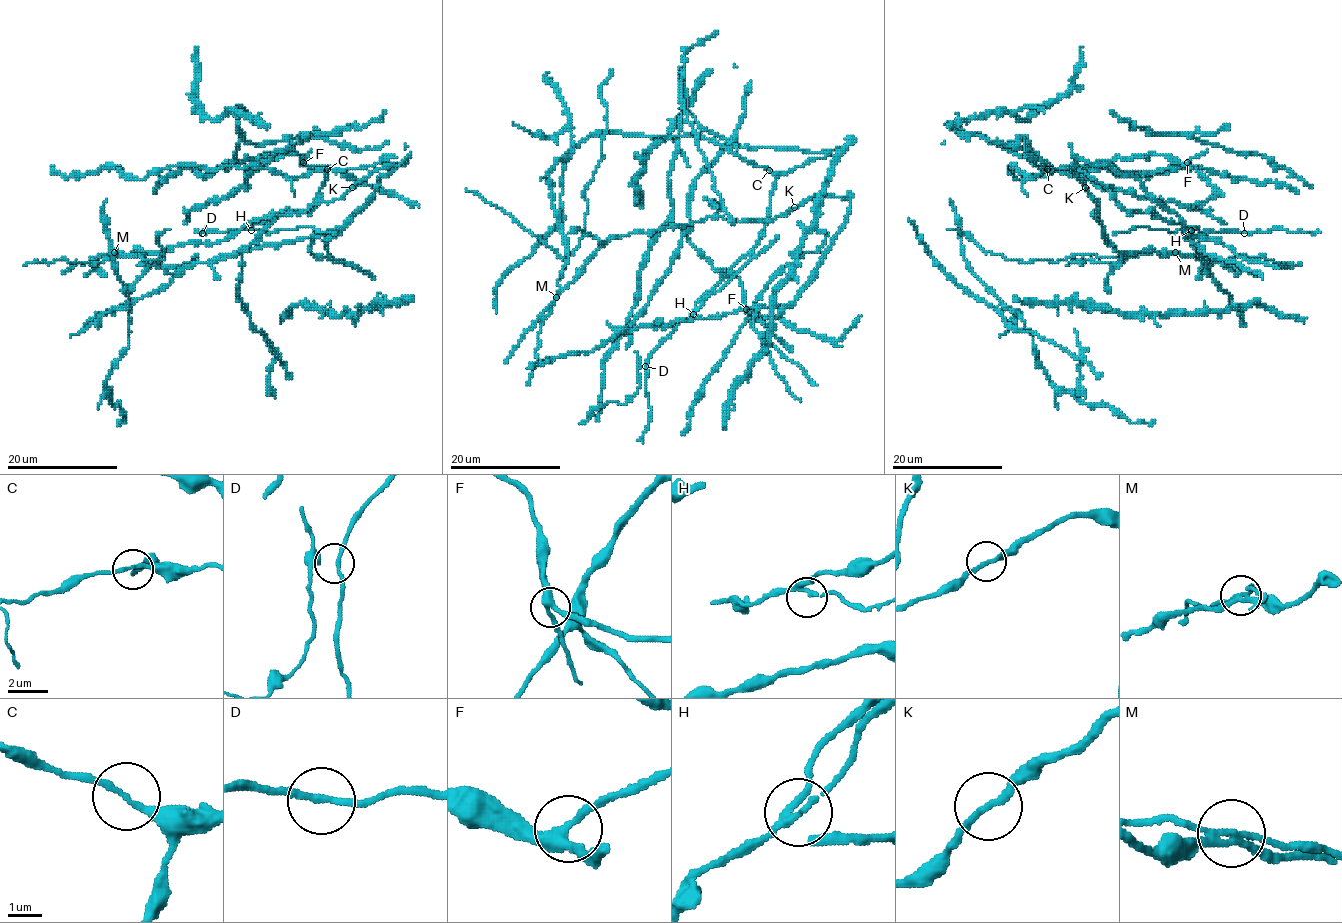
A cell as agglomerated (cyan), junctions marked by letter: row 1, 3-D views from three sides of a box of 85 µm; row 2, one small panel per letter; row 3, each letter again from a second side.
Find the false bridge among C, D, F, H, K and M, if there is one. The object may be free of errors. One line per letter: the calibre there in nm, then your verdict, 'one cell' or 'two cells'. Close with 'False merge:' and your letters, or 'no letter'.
C: calibre 180 nm; one cell
D: calibre 180 nm; one cell
F: calibre 320 nm; one cell
H: calibre 200 nm; one cell
K: calibre 200 nm; one cell
M: calibre 180 nm; two cells
False merge: M

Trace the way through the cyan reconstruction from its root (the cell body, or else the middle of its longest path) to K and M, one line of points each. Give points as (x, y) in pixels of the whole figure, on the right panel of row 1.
K: (1094, 216), (1098, 213), (1098, 202), (1085, 187)
M: (1094, 216), (1101, 223), (1105, 241), (1121, 252), (1144, 249), (1154, 249), (1161, 255), (1174, 252)

